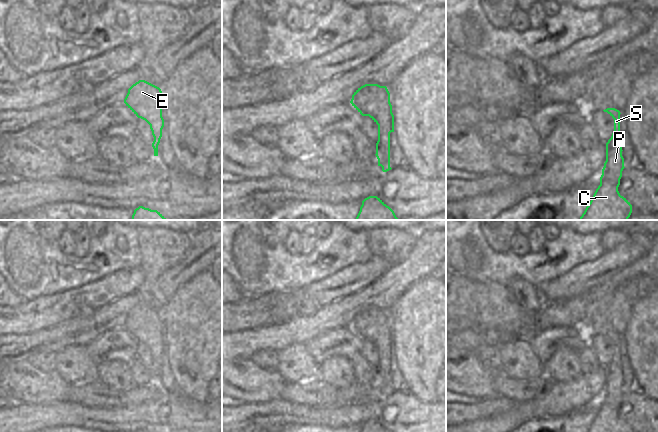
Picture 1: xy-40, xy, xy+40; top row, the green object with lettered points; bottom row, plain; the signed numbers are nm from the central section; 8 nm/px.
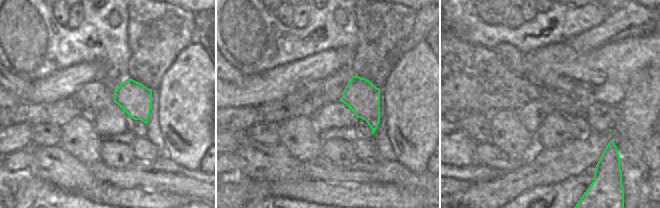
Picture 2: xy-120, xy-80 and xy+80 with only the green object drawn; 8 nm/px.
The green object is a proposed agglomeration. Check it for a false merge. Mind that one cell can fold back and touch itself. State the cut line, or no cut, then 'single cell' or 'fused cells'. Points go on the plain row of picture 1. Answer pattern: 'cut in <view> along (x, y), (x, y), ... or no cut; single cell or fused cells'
no cut; single cell

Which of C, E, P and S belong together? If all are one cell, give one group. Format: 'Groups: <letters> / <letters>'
Groups: C E P S.

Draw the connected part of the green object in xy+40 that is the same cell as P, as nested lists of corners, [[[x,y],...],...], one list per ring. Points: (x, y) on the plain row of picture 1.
[[[615,332],[603,334],[614,343],[614,355],[606,367],[606,385],[596,413],[586,432],[632,432],[630,426],[620,419],[618,411],[622,401],[624,382],[620,363],[620,335]]]

